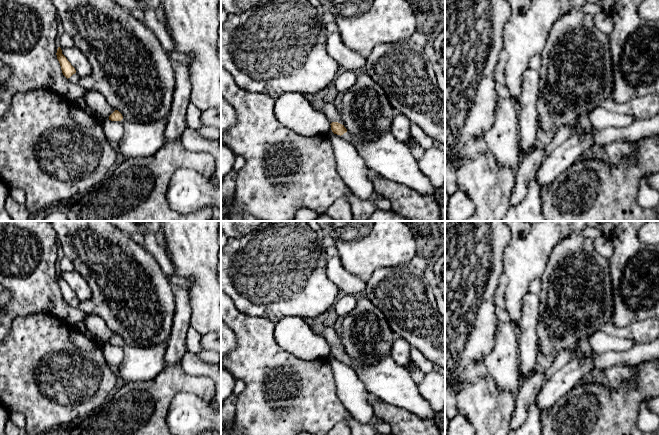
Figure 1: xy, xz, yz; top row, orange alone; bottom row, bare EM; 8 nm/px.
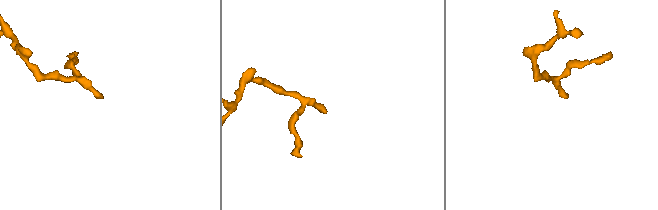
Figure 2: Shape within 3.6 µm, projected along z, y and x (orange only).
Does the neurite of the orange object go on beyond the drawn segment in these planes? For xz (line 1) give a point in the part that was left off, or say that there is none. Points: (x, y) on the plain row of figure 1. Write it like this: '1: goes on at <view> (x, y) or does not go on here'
1: goes on at xz (390, 382)

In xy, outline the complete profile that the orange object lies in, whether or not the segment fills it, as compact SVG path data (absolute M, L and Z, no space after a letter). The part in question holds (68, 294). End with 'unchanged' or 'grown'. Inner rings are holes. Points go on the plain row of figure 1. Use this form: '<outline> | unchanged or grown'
M58 271L56 279L60 287L63 299L67 303L70 302L73 298L76 297L75 292L71 289L71 287L67 284L67 282L62 278L62 274L60 271Z | unchanged

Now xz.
M338 346L330 349L334 358L342 360L356 372L367 392L422 419L438 422L438 413L420 394L418 384L412 379L408 368L397 364L391 356L372 364L357 364L344 349Z | grown

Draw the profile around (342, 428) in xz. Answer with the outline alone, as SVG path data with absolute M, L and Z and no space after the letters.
M346 420L339 422L326 435L351 435L348 422Z

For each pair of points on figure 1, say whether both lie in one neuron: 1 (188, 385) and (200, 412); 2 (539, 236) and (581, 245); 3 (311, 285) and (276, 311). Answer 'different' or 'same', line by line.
1: different
2: different
3: same

